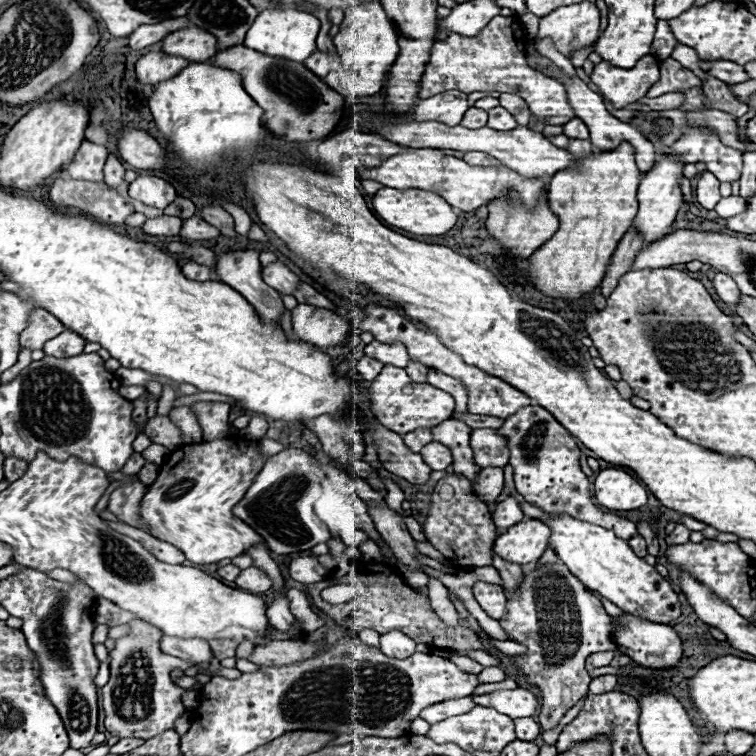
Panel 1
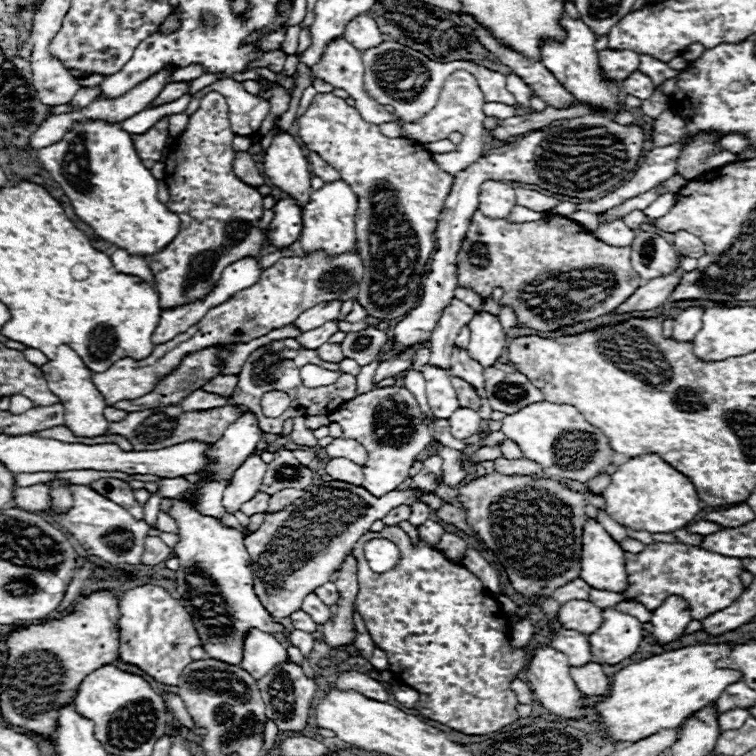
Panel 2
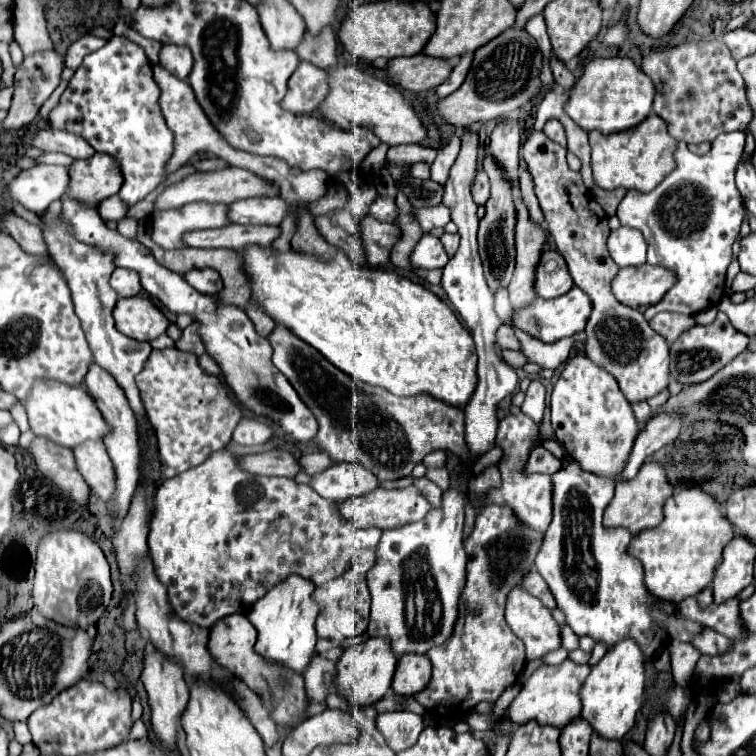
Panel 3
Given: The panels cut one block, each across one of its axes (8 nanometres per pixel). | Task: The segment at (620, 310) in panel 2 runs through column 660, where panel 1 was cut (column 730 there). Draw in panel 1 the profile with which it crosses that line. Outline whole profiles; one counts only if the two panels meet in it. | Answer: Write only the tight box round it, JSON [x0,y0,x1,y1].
[714,272,740,304]

